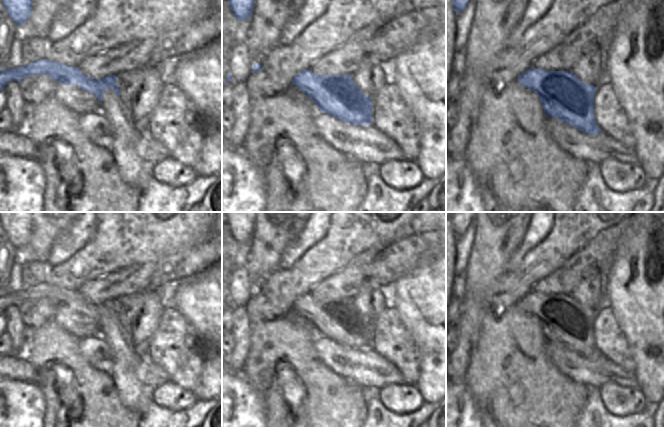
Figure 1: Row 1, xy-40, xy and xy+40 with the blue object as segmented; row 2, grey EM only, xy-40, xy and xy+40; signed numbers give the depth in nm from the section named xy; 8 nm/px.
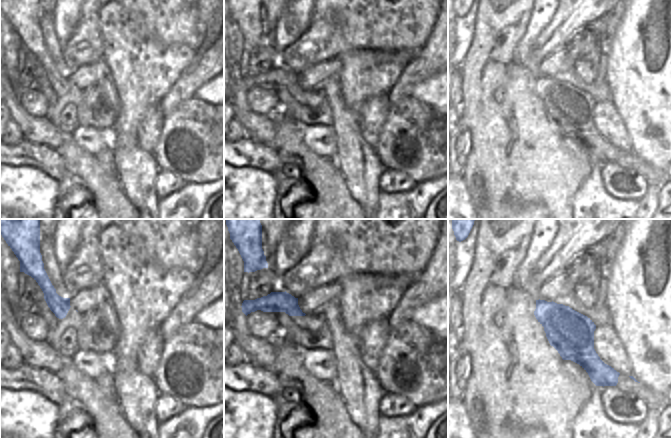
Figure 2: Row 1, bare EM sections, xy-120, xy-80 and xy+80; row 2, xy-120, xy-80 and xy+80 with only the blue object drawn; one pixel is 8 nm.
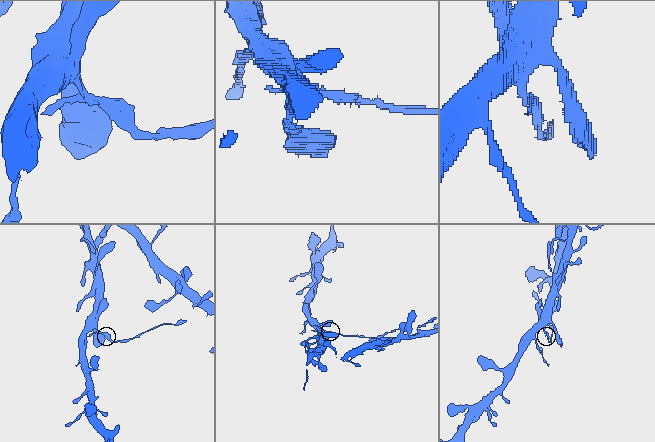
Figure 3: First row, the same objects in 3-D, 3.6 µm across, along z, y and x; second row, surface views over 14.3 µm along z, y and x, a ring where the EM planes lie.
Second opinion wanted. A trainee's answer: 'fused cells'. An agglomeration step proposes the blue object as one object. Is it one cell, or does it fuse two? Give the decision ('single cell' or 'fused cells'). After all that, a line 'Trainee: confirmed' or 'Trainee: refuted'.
fused cells
Trainee: confirmed

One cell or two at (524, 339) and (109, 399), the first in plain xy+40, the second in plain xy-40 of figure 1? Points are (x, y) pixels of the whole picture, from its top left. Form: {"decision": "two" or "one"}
{"decision": "one"}

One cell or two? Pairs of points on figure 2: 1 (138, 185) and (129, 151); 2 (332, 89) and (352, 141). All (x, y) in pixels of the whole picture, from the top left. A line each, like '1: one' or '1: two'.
1: one
2: one

